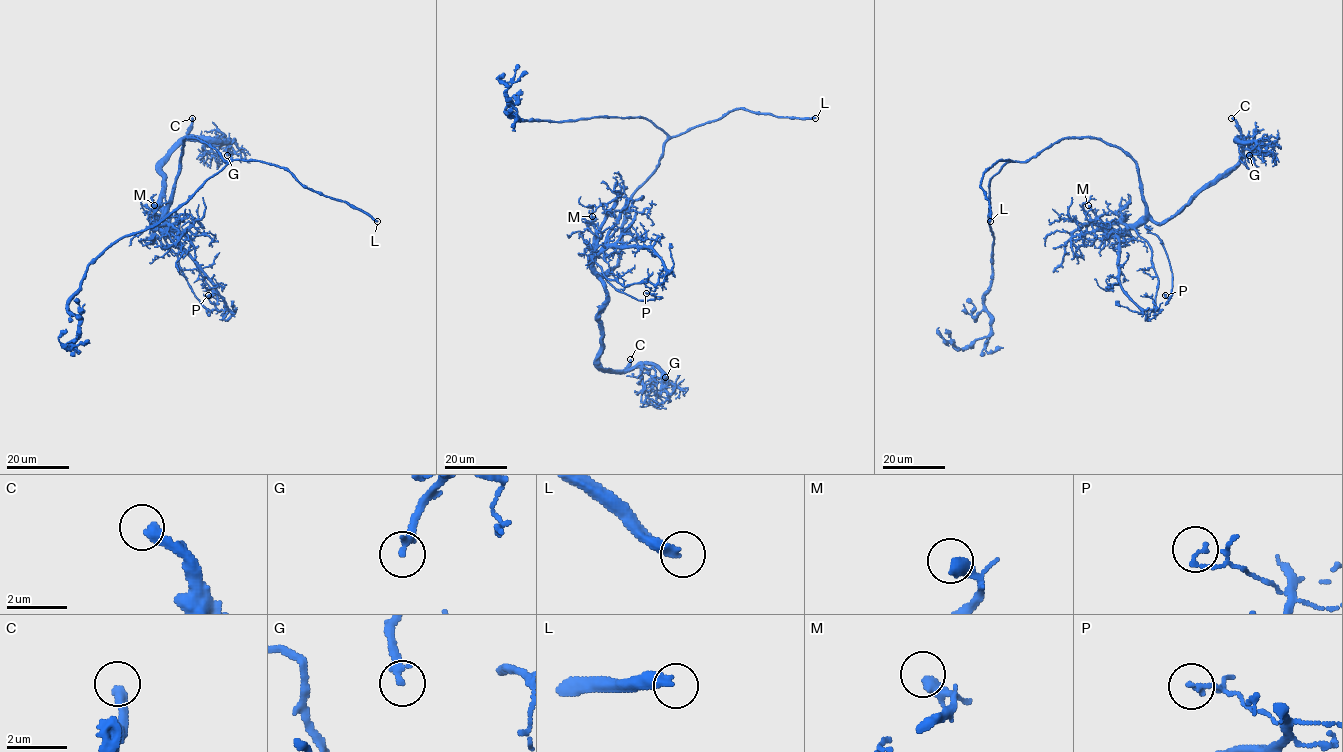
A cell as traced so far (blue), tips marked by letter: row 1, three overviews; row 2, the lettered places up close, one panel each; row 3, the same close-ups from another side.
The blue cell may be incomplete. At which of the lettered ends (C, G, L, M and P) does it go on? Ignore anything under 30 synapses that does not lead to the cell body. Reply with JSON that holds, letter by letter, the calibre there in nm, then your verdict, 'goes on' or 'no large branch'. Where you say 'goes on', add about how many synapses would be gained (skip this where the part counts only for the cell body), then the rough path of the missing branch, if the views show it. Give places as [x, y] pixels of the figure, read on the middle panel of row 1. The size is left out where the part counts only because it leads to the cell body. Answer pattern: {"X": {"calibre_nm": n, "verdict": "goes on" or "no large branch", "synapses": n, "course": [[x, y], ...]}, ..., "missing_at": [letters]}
{"C": {"calibre_nm": 360, "verdict": "goes on", "course": [[630, 359], [621, 350], [621, 335], [642, 290], [648, 250], [638, 236], [599, 134], [591, 129]]}, "G": {"calibre_nm": 260, "verdict": "no large branch"}, "L": {"calibre_nm": 360, "verdict": "goes on", "synapses": 250}, "M": {"calibre_nm": 440, "verdict": "no large branch"}, "P": {"calibre_nm": 160, "verdict": "no large branch"}, "missing_at": ["C", "L"]}

